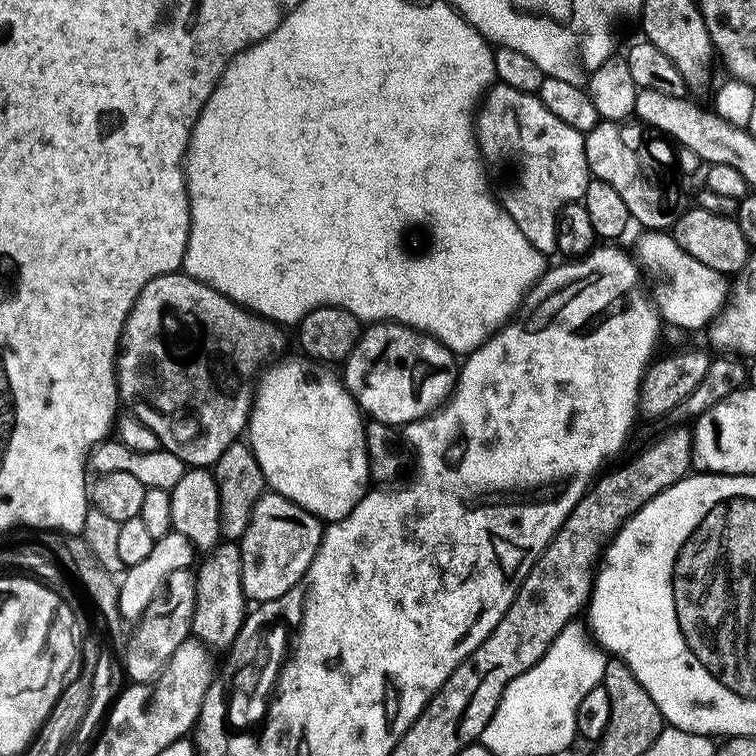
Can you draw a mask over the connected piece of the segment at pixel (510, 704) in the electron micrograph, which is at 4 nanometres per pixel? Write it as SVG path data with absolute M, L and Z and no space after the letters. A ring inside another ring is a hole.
M580 622L567 624L544 657L506 686L490 722L486 722L482 730L479 743L493 750L553 748L556 752L566 751L572 739L578 736L578 705L596 684L603 681L605 663L605 649L594 643L589 629L584 629Z

